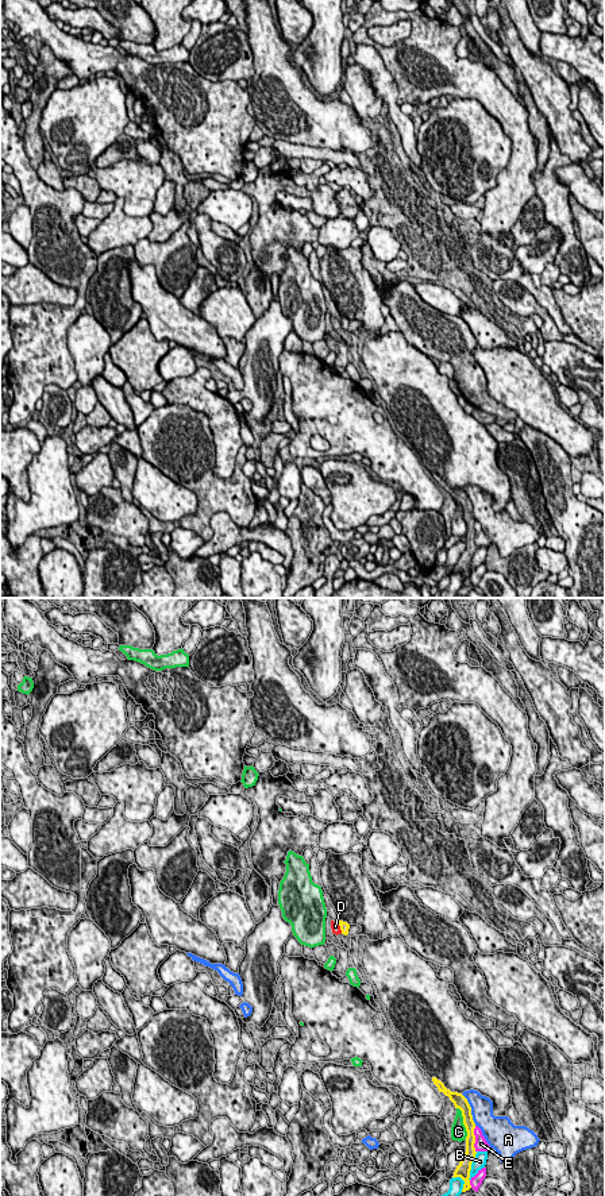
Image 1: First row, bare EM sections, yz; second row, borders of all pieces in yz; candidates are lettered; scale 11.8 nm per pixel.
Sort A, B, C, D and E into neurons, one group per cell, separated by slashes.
A / B / C / D / E

